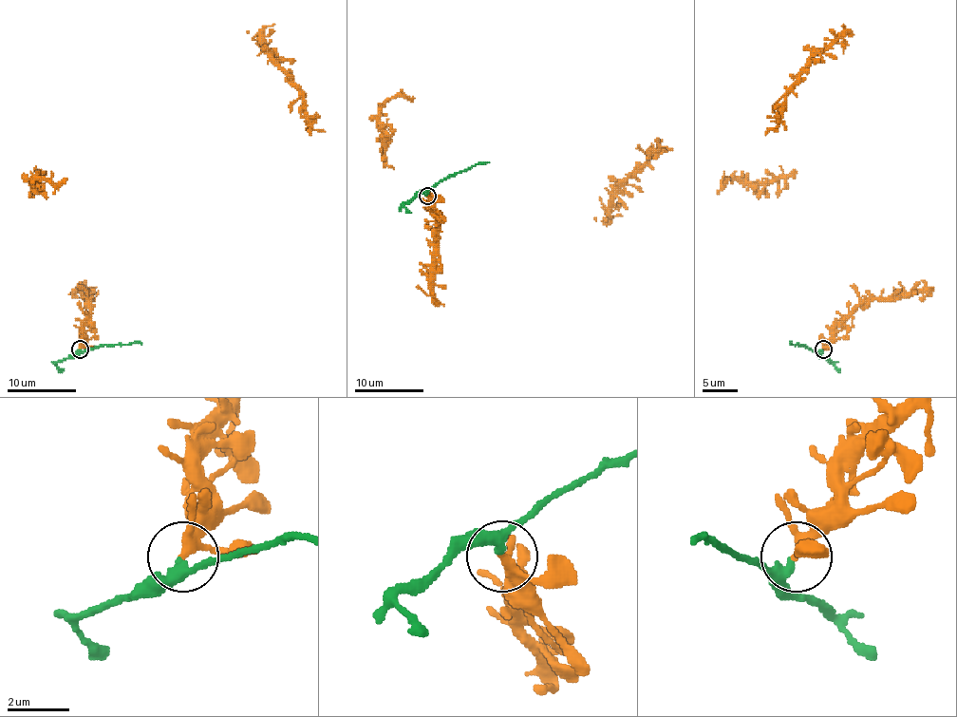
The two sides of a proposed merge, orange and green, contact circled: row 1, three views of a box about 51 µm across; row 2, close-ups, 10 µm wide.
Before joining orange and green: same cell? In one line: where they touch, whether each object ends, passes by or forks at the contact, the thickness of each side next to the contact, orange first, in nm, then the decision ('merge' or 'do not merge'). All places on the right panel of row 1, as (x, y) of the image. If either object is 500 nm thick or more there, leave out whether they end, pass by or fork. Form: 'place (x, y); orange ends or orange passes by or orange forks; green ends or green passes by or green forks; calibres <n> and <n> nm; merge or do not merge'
place (823, 349); orange forks; green passes by; calibres 240 and 300 nm; do not merge

